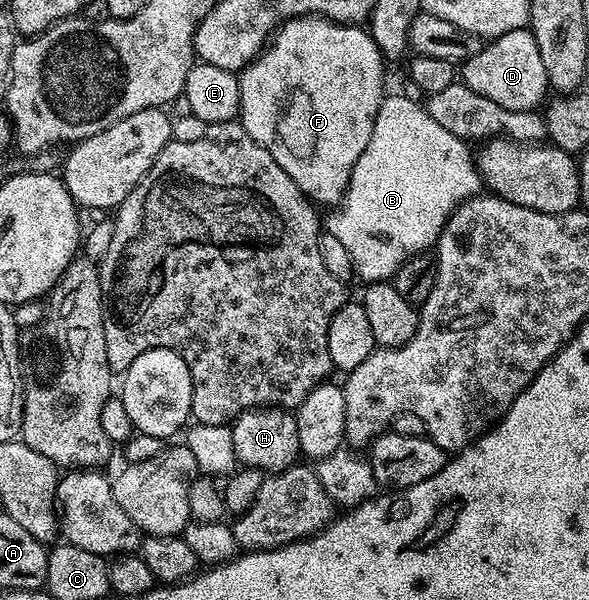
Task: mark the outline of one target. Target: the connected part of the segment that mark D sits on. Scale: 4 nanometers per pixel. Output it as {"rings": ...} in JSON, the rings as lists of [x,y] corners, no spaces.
{"rings":[[[527,27],[489,39],[474,58],[463,61],[462,83],[474,94],[482,94],[482,98],[506,106],[506,110],[537,111],[550,92],[546,66],[542,66],[542,54],[538,54],[538,42]]]}

